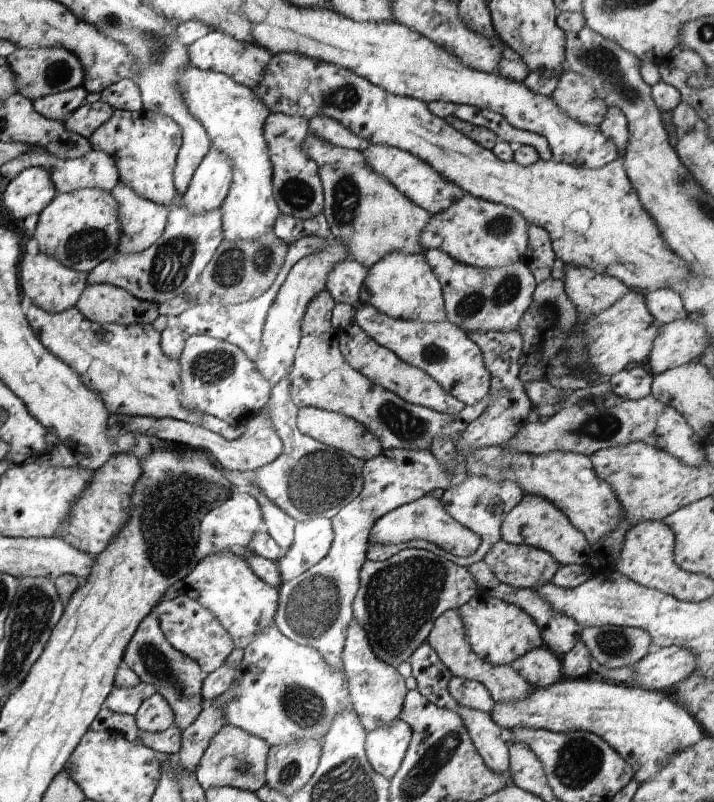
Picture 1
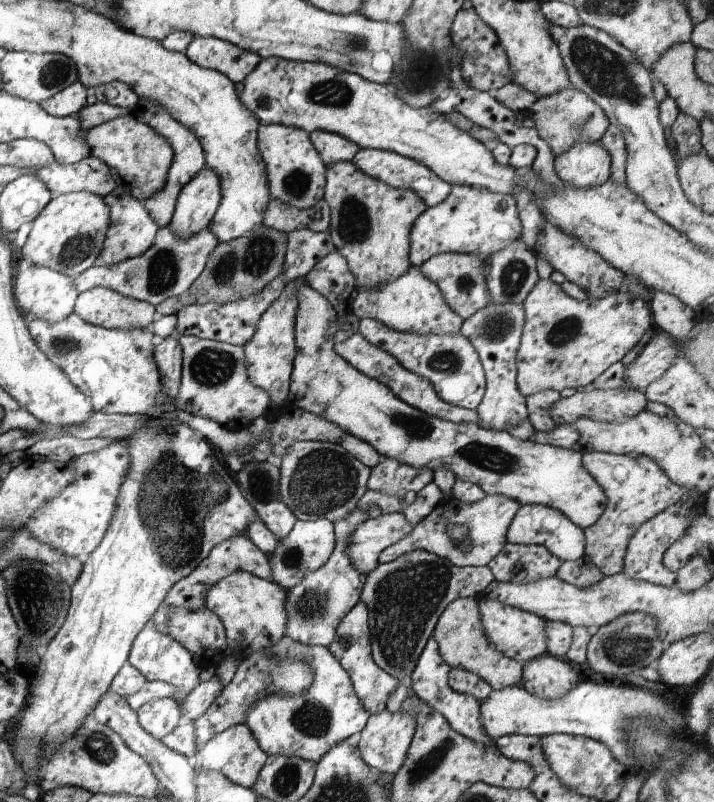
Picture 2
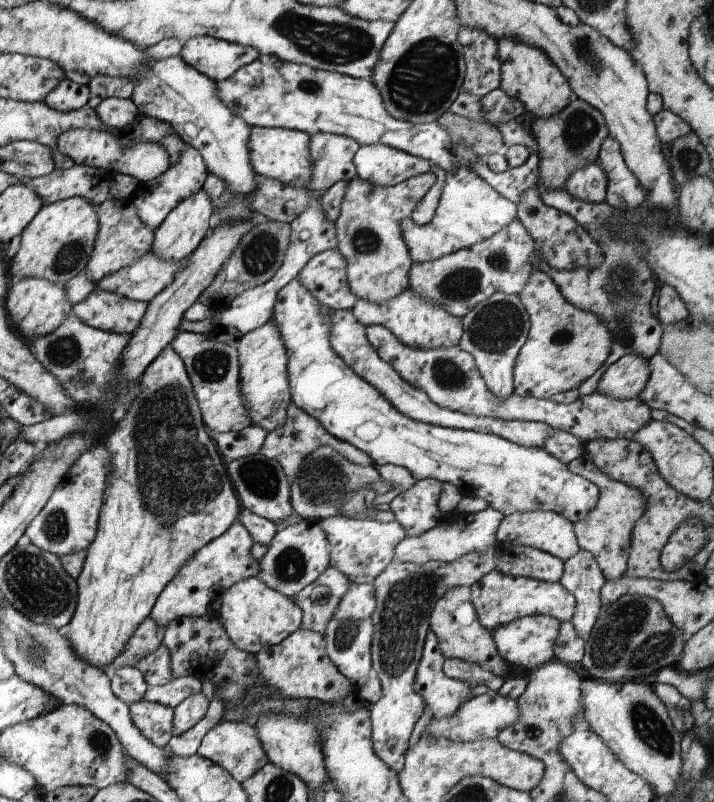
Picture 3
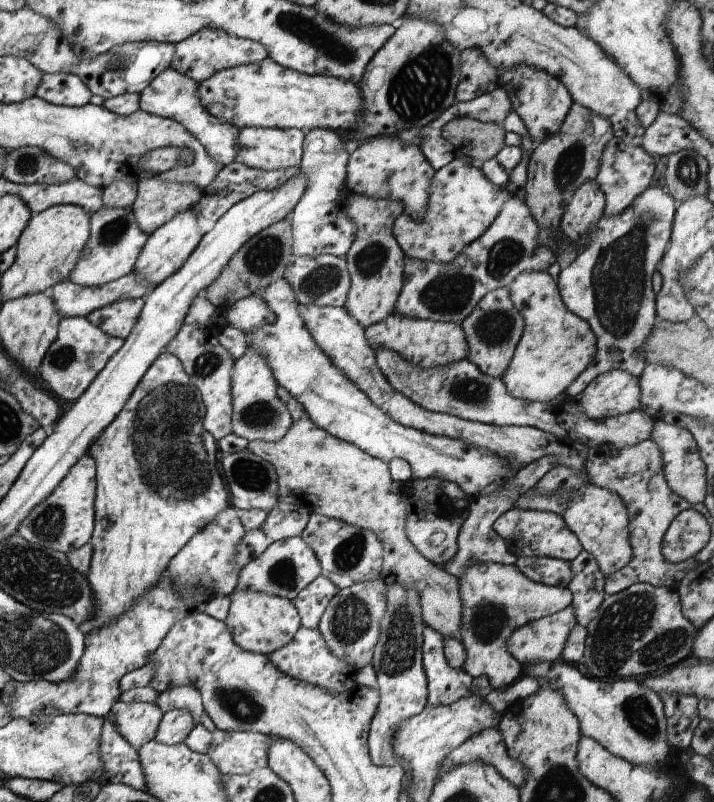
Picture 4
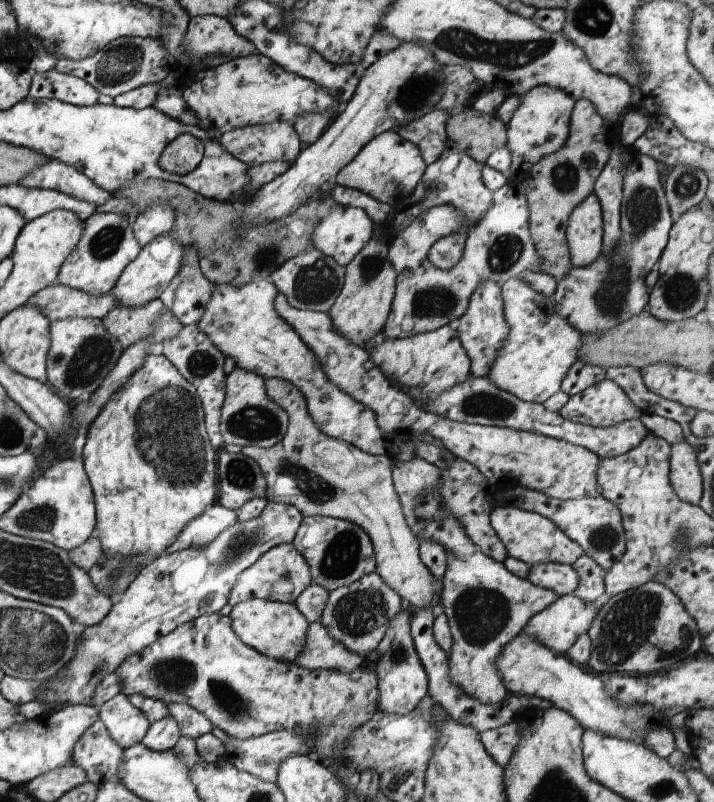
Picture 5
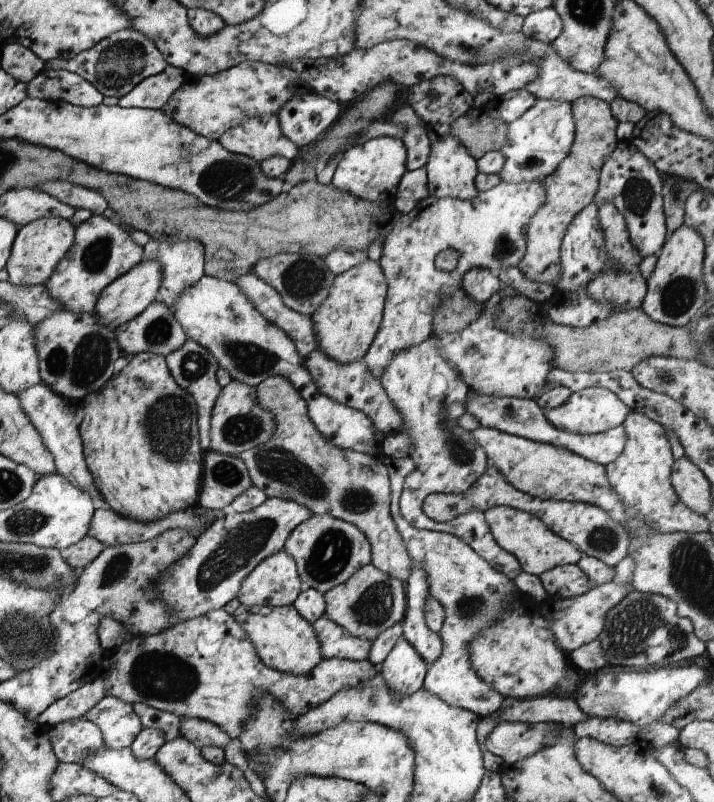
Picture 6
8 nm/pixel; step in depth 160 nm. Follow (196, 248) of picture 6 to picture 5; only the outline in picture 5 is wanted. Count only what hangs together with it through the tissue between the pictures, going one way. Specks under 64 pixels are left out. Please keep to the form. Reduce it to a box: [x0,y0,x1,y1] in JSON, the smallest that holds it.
[171,245,215,326]

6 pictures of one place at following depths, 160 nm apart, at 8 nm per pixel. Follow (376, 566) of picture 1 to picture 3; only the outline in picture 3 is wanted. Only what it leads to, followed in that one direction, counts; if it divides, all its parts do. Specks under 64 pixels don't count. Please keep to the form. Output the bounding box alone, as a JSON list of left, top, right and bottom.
[369,546,500,774]

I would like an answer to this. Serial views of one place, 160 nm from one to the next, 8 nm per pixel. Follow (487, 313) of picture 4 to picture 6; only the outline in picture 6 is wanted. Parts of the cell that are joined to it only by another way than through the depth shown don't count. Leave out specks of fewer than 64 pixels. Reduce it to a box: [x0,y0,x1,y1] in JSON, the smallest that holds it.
[461,268,501,306]

